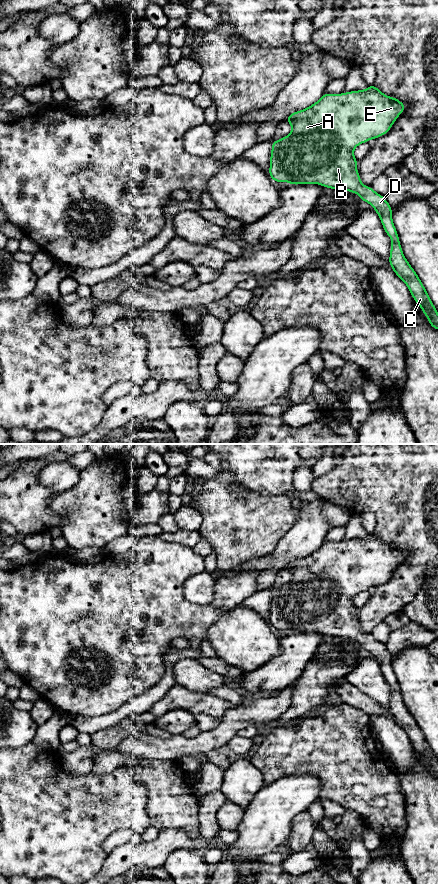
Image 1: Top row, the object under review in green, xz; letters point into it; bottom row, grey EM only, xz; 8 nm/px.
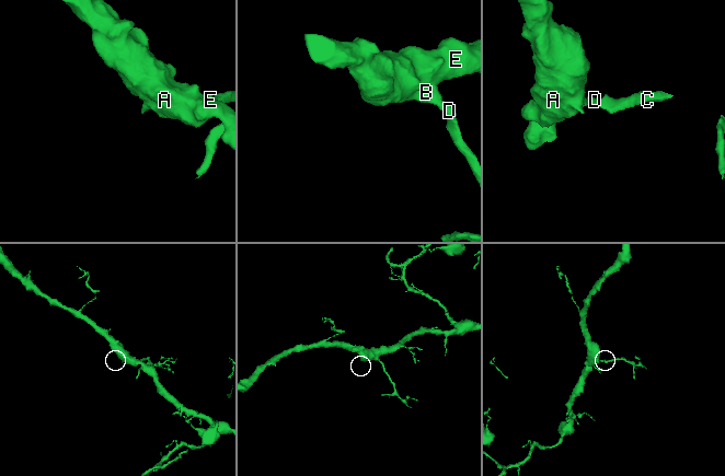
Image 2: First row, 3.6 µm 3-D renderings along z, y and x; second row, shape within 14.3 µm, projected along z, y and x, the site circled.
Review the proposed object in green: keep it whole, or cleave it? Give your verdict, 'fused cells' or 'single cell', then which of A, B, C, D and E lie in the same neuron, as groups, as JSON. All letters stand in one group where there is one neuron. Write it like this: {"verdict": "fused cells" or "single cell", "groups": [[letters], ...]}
{"verdict": "single cell", "groups": [["A", "B", "C", "D", "E"]]}

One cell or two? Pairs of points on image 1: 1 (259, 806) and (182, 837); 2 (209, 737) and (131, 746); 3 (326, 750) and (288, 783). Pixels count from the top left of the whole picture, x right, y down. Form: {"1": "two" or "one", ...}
{"1": "two", "2": "one", "3": "two"}

